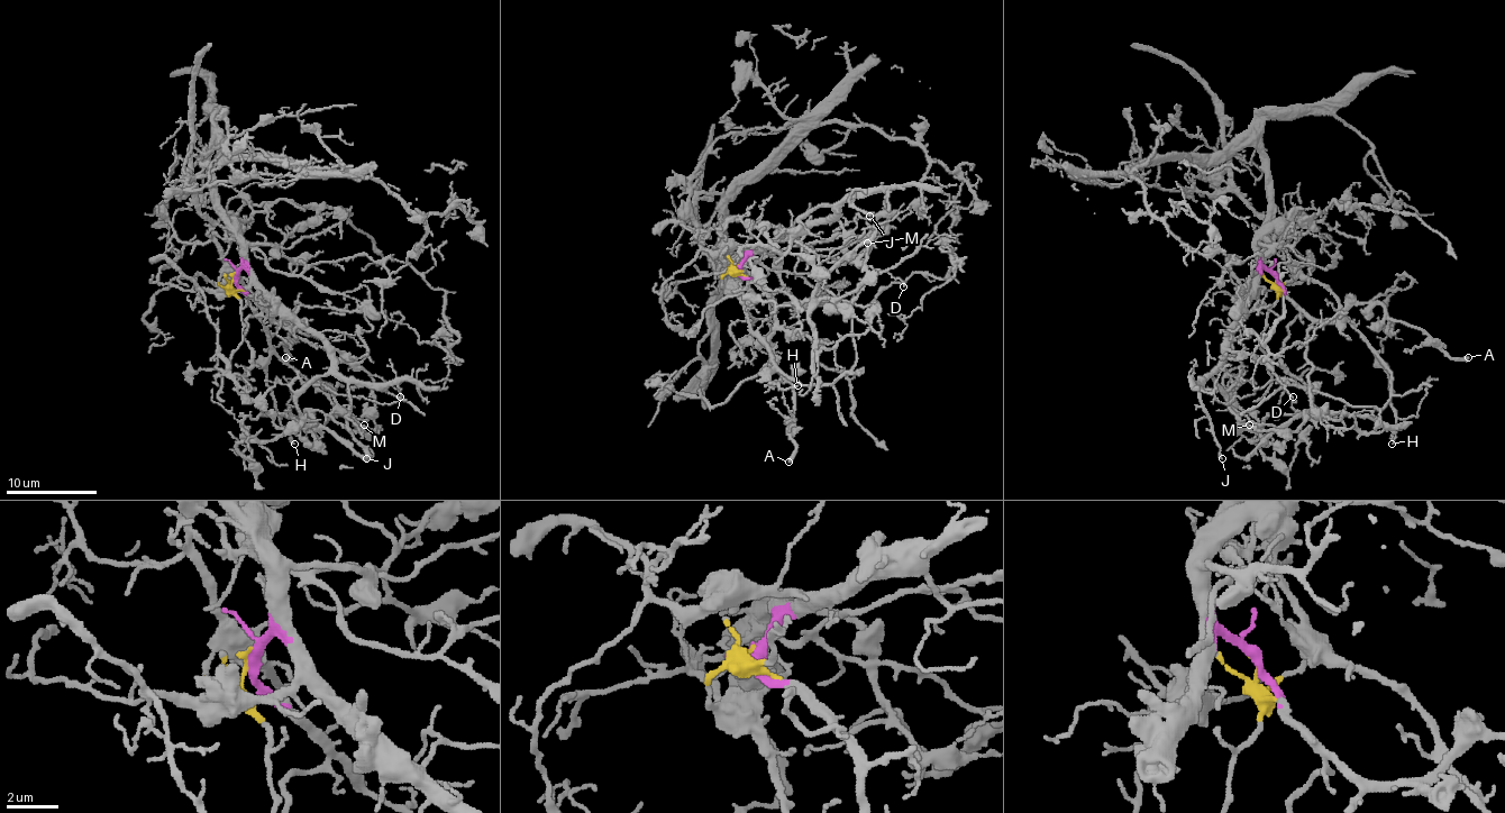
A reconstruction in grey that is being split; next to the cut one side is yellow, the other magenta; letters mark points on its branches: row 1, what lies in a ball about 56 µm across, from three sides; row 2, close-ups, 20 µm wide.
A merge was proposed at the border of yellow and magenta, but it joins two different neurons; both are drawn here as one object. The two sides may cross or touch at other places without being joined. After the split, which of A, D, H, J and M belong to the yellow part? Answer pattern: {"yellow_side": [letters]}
{"yellow_side": ["H"]}

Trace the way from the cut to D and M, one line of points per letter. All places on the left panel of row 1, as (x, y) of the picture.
D: (235, 276), (246, 270), (335, 349), (397, 387), (401, 398)
M: (235, 276), (275, 322), (368, 374), (376, 429), (333, 413), (353, 431), (364, 431), (364, 425)

